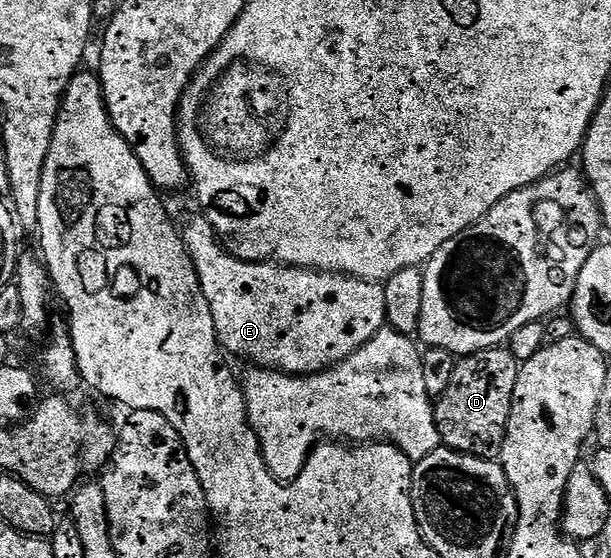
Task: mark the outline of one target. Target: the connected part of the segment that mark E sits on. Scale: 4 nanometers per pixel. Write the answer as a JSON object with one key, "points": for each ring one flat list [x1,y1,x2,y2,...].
{"points":[[203,212,188,213,184,217,184,225,179,226,180,236,184,239,184,245,192,257,192,262,196,268,196,274,200,280,202,291,206,295,206,303,210,303,210,315,214,315,214,327,216,328,216,340,219,341,221,349,225,354,233,358,245,357,252,361,253,366,263,367,265,369,279,369,281,373,291,373,293,375,307,375,310,373,319,373,339,362,344,361,351,353,358,351,378,331,385,328,386,325,386,295,384,294,383,284,374,281,363,281,361,277,349,277,346,273,325,273,318,269,302,269,298,265,281,265,273,260,271,261,243,261,238,259,232,253,228,252,220,244,220,238,216,236,214,227,204,216]]}

